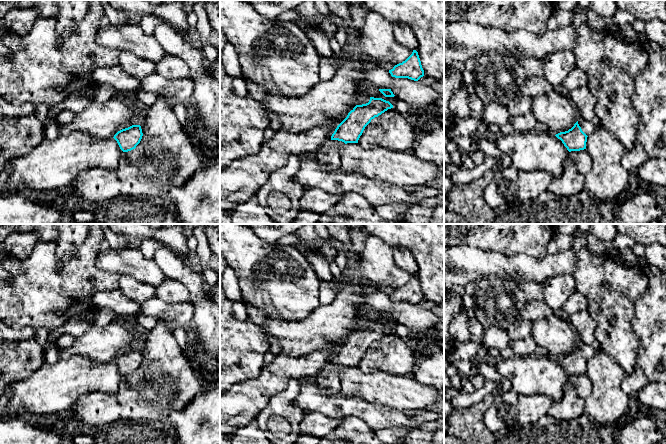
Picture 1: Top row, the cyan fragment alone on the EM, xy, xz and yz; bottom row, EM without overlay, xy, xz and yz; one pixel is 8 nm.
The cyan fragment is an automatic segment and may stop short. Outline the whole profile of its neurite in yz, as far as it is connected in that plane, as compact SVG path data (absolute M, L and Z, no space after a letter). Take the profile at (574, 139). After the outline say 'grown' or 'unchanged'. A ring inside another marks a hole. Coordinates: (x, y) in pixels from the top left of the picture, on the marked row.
M579 119L571 129L555 136L562 141L569 152L580 151L586 149L587 137L599 127L589 121Z; grown

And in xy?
M132 125L128 128L118 131L114 135L120 149L128 152L136 148L142 139L143 133L140 125Z; unchanged

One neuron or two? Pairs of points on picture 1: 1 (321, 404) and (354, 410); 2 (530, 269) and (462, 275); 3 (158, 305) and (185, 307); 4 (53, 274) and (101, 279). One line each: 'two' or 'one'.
1: one
2: one
3: one
4: one

